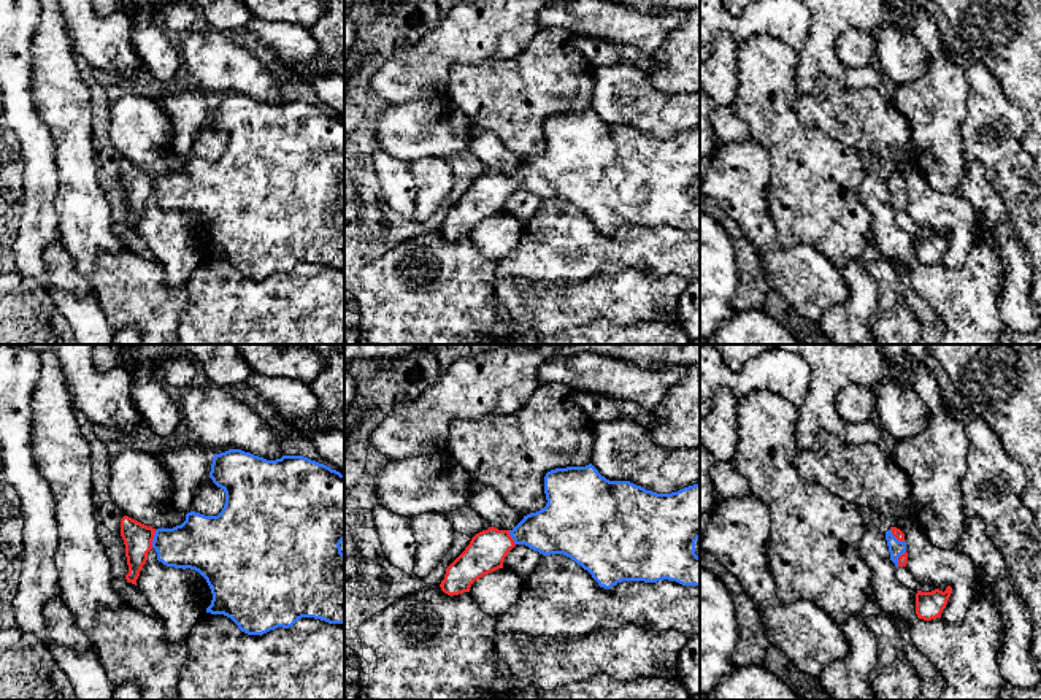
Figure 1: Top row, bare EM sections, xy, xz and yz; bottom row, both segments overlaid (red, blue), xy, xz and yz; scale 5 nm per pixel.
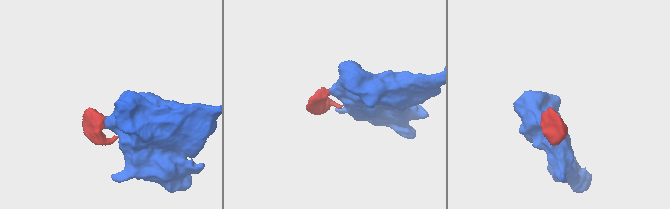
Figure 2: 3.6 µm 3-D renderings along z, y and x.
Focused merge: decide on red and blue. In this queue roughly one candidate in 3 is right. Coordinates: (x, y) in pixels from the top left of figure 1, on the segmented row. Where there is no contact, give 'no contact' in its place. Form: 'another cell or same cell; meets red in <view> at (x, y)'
same cell; meets red in xy at (153, 538)

